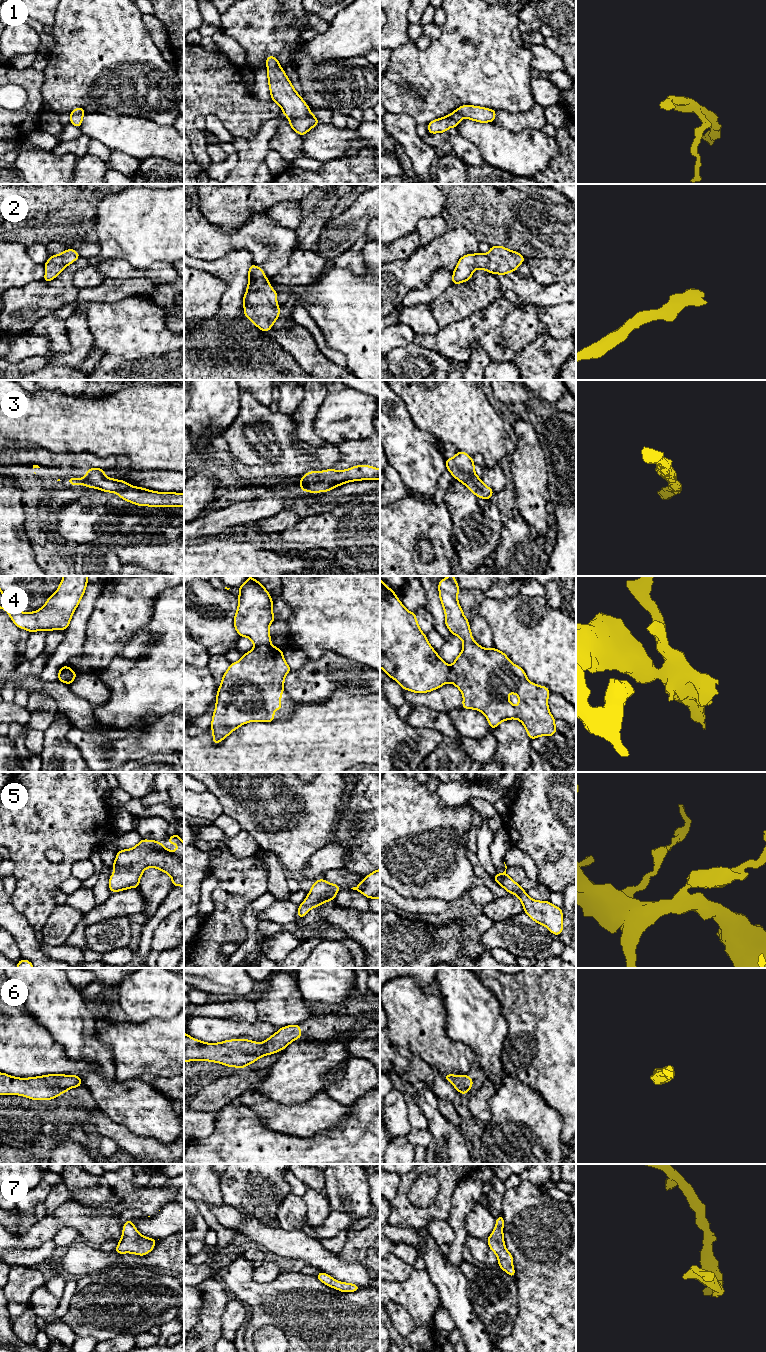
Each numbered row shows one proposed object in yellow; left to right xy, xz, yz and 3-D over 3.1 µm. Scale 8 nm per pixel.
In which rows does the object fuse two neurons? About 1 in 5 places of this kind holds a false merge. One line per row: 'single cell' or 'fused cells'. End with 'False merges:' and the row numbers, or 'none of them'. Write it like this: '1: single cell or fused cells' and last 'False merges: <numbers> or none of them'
1: single cell
2: single cell
3: single cell
4: fused cells
5: single cell
6: single cell
7: single cell
False merges: 4

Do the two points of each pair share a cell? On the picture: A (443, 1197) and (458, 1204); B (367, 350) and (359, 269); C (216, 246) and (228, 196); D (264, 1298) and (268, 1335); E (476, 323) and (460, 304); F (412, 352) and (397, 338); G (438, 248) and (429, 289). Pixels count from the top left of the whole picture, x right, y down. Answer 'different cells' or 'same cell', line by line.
A: different cells
B: different cells
C: different cells
D: different cells
E: different cells
F: different cells
G: different cells

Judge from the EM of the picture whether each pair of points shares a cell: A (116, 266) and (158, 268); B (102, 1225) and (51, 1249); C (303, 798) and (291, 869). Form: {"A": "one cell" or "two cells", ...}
{"A": "one cell", "B": "two cells", "C": "one cell"}

